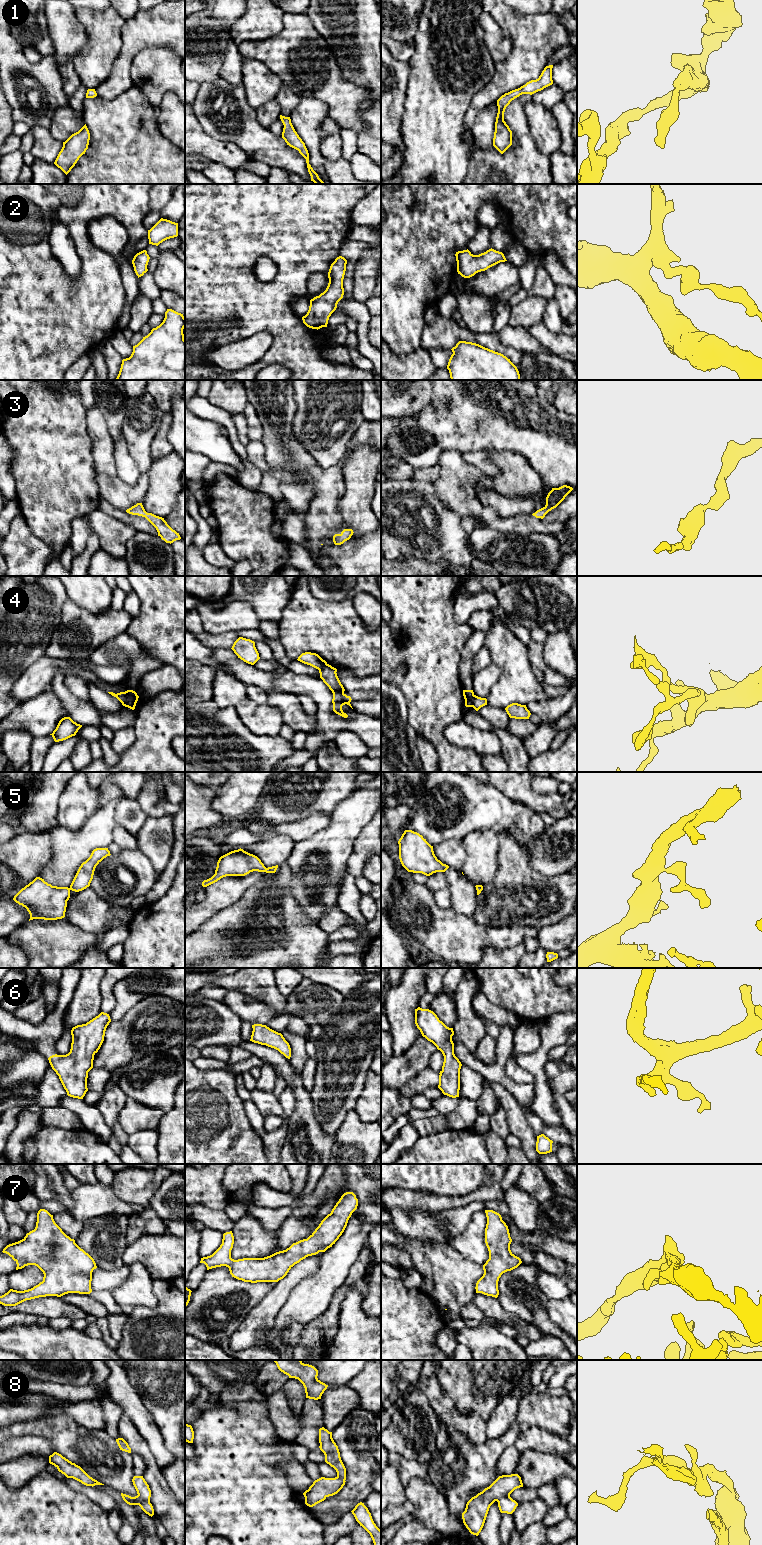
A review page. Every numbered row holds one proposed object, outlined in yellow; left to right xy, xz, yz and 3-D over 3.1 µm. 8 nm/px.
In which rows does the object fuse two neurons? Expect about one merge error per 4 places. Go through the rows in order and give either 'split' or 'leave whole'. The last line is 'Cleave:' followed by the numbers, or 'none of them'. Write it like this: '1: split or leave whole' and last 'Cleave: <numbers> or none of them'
1: leave whole
2: leave whole
3: leave whole
4: split
5: leave whole
6: leave whole
7: leave whole
8: split
Cleave: 4, 8

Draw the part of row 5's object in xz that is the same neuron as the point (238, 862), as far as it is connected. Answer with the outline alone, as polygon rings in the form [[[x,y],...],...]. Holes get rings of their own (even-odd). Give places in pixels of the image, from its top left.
[[[243,849],[231,851],[221,856],[215,874],[202,882],[207,887],[226,876],[245,876],[253,871],[275,873],[278,865],[266,868],[261,860]]]

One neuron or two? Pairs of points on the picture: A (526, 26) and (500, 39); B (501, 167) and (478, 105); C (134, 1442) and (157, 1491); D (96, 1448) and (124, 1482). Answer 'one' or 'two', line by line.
A: two
B: two
C: one
D: one

